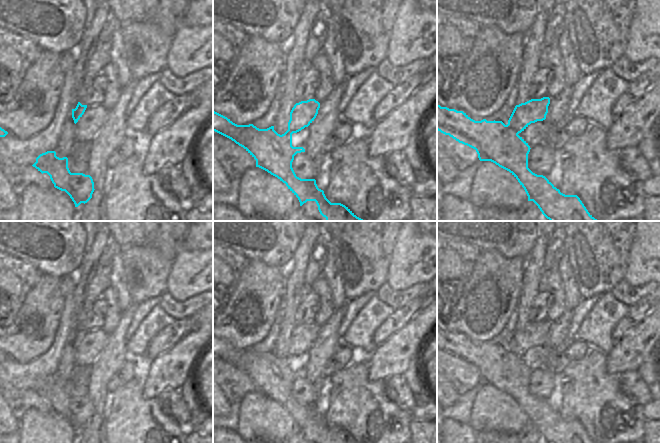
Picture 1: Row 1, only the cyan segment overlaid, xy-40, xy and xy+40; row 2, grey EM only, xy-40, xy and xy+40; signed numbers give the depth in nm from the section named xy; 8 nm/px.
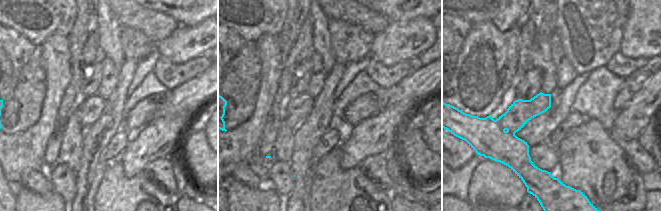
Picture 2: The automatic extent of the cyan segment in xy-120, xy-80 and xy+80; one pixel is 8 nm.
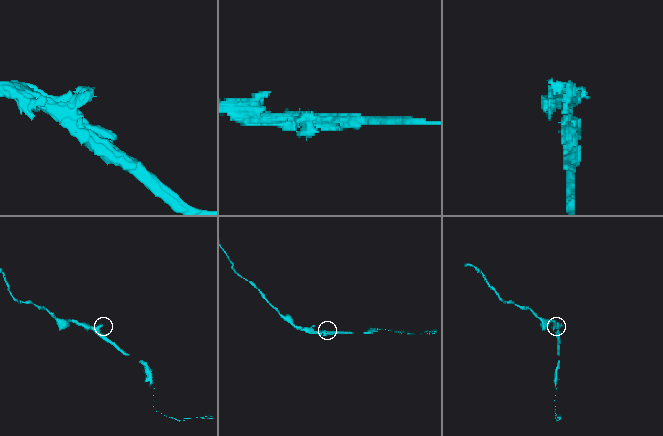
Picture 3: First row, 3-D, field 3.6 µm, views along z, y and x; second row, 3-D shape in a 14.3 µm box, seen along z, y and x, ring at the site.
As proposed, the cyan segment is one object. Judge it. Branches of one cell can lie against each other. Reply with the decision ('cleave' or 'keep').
cleave

